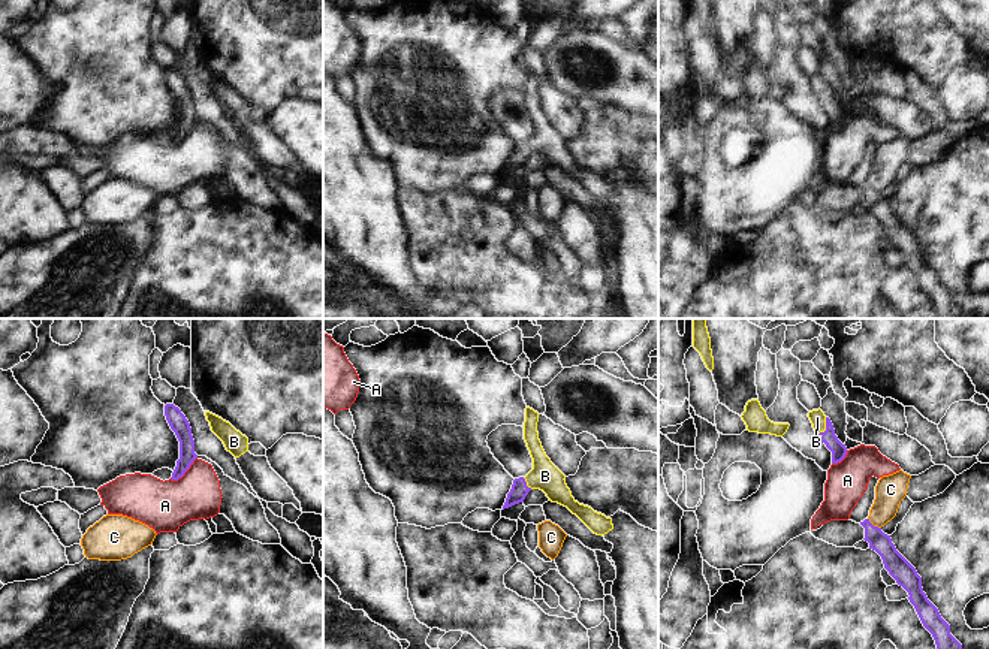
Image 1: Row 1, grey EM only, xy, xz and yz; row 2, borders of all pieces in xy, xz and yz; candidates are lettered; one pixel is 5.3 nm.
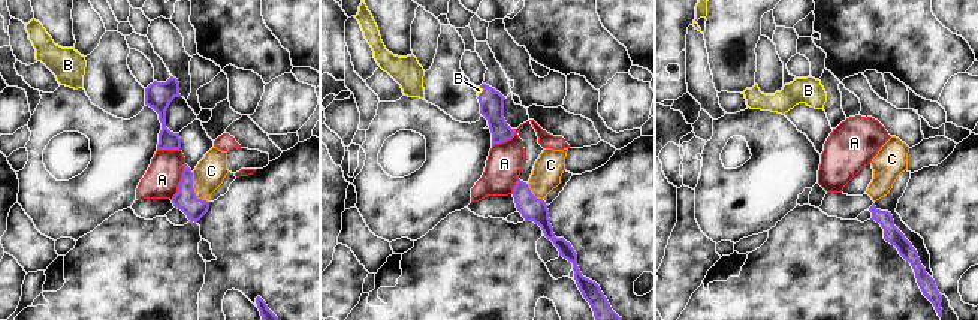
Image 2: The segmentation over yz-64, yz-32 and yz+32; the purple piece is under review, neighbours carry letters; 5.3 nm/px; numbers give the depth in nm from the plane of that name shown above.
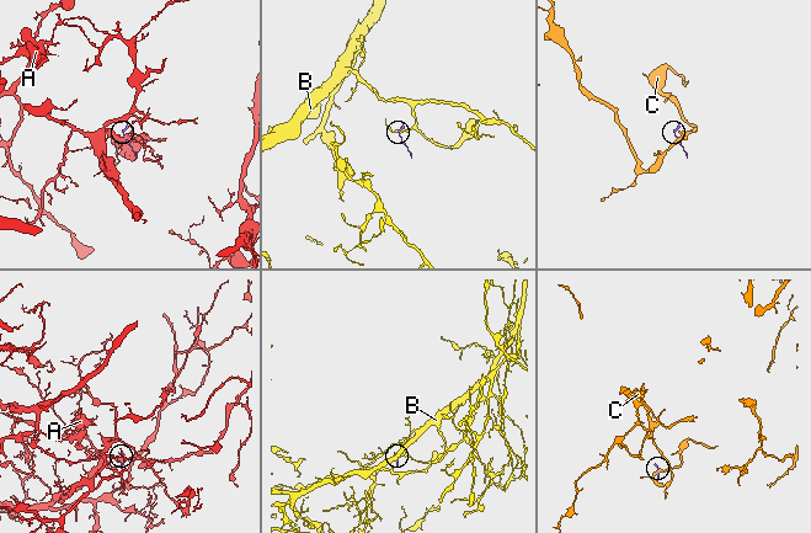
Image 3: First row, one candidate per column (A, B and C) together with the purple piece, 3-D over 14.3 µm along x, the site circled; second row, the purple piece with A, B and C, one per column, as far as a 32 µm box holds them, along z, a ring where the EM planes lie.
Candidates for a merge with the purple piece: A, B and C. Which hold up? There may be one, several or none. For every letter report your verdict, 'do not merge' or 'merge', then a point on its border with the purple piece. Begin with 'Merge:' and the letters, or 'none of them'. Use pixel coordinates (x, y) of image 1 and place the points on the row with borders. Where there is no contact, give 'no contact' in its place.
Merge: B
A: do not merge; meets purple in xy at (186, 470)
B: merge; meets purple in yz at (826, 426)
C: do not merge; meets purple in yz at (873, 525)

